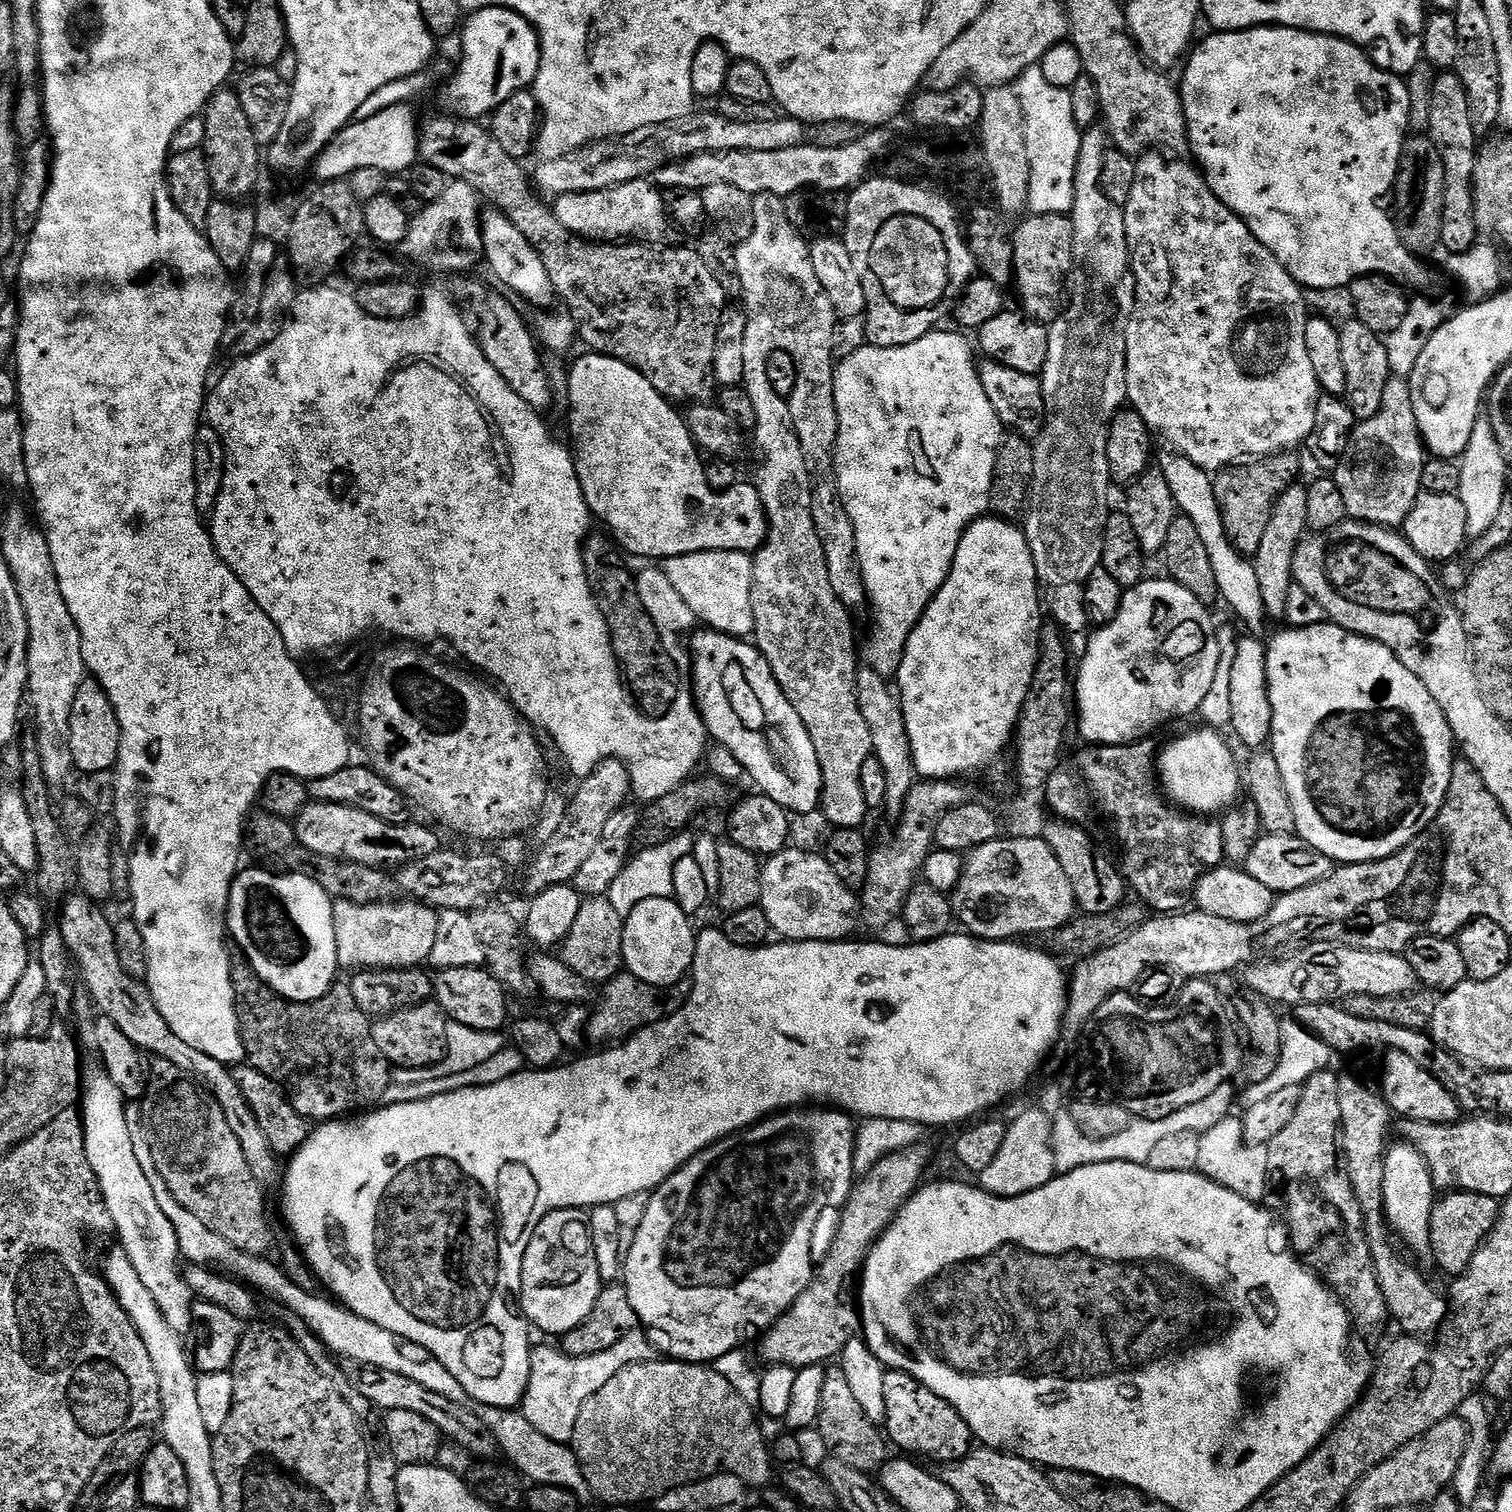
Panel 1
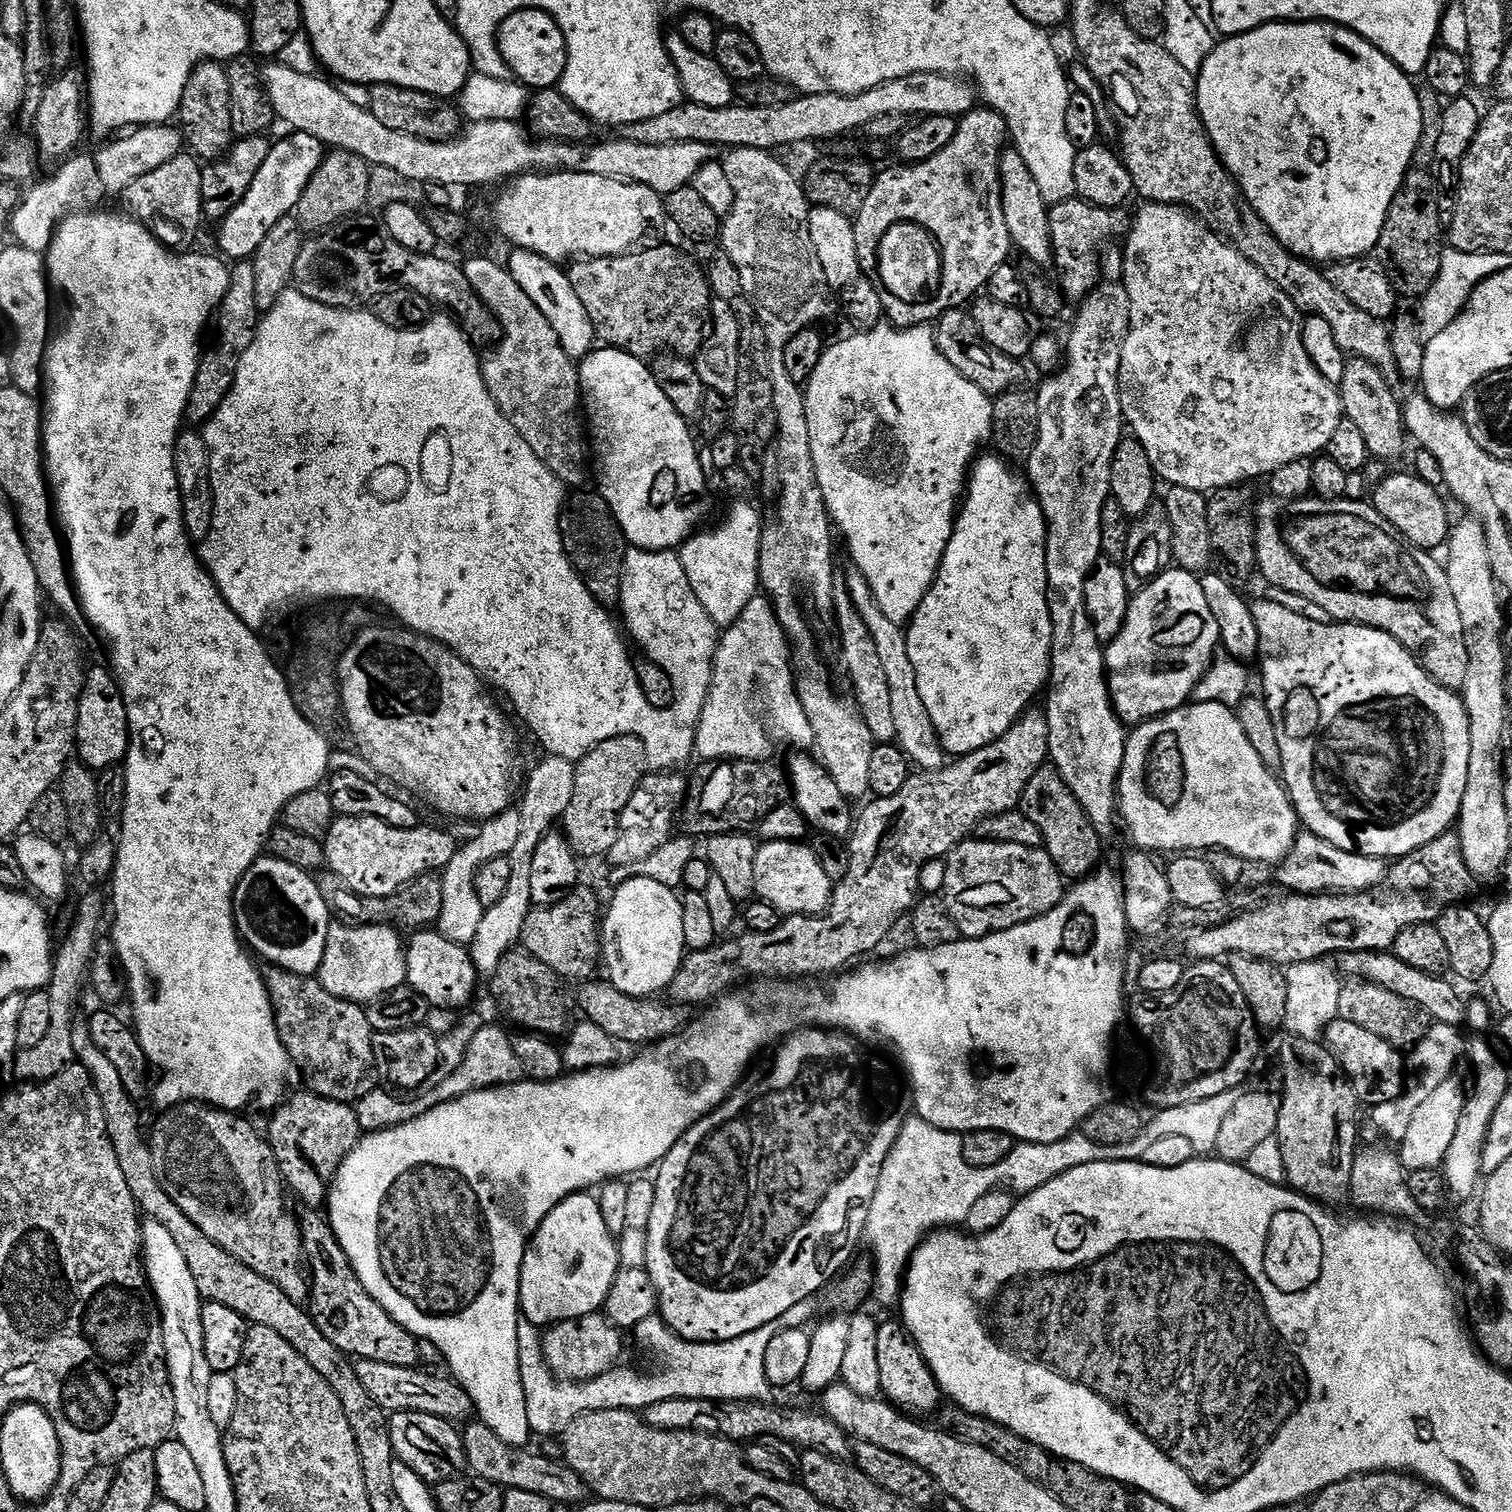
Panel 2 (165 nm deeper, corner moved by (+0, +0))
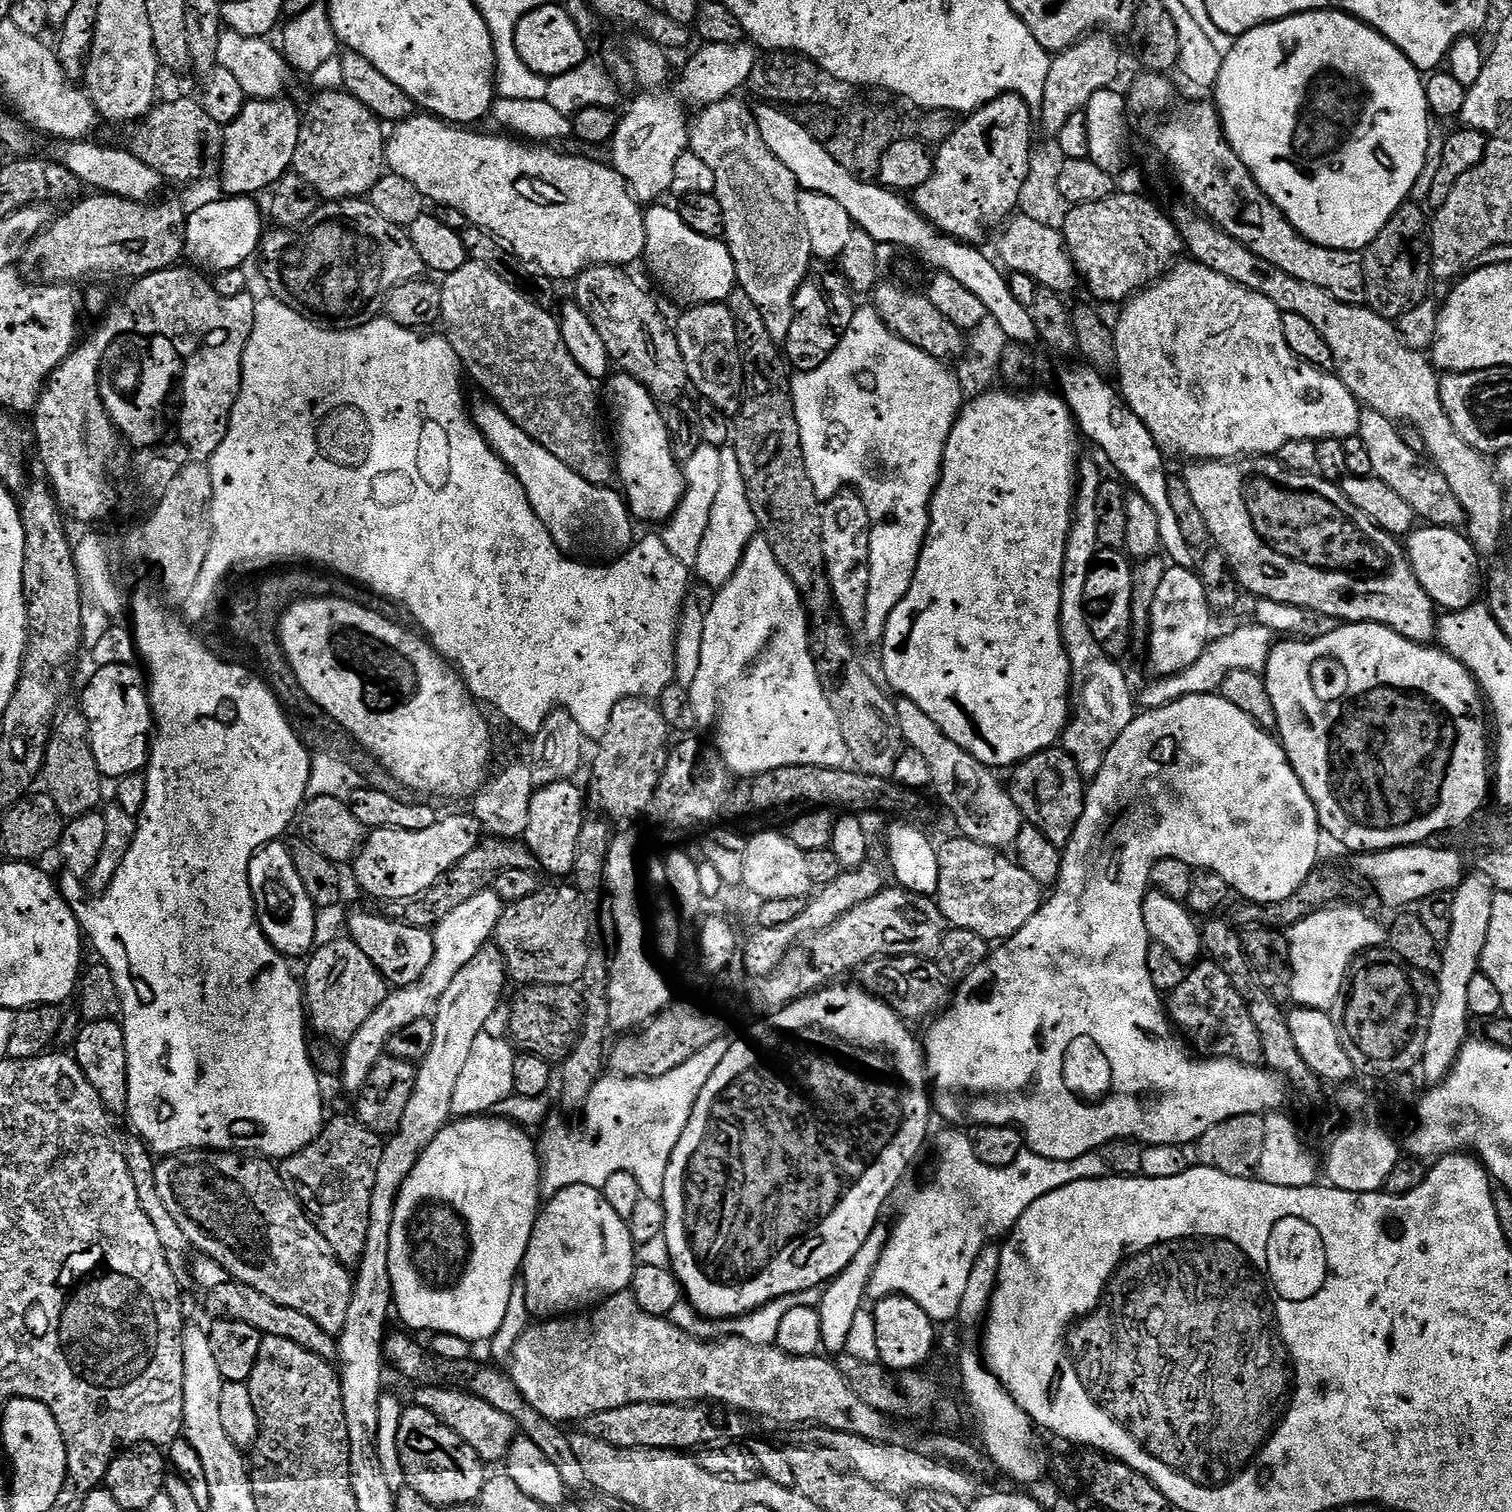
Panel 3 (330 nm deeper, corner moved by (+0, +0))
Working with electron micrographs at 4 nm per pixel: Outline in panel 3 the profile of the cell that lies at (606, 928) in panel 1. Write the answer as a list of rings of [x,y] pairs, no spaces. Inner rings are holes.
[[[560,882],[557,888],[541,886],[530,898],[507,905],[494,933],[494,946],[502,954],[509,977],[517,980],[517,985],[549,984],[550,986],[579,985],[586,967],[588,950],[586,944],[586,923],[582,911],[582,898],[571,883]]]

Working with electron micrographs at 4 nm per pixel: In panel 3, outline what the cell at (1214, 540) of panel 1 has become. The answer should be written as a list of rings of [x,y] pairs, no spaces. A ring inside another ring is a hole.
[[[1344,622],[1333,627],[1326,638],[1284,638],[1273,643],[1268,665],[1262,675],[1266,690],[1270,690],[1270,702],[1274,702],[1278,739],[1284,746],[1294,774],[1298,774],[1310,802],[1314,802],[1321,829],[1327,835],[1329,832],[1342,847],[1349,848],[1352,854],[1384,852],[1388,848],[1404,848],[1408,844],[1431,841],[1431,836],[1466,823],[1483,804],[1486,788],[1488,786],[1489,789],[1490,786],[1490,720],[1486,715],[1486,700],[1467,666],[1458,662],[1443,648],[1416,644],[1381,624]]]

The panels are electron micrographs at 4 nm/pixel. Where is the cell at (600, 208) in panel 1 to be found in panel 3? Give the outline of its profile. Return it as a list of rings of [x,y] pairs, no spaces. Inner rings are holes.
[[[413,114],[409,120],[401,120],[391,129],[386,140],[386,164],[390,172],[400,175],[414,184],[433,205],[454,206],[454,210],[462,210],[468,216],[469,225],[484,228],[494,234],[507,247],[511,248],[521,260],[528,261],[539,271],[551,276],[553,281],[575,281],[576,277],[589,266],[597,264],[611,264],[613,266],[629,266],[637,259],[643,257],[646,246],[646,222],[644,221],[645,209],[639,200],[632,194],[632,189],[617,174],[616,169],[607,163],[598,164],[594,160],[586,160],[582,156],[567,156],[564,152],[555,152],[552,146],[537,146],[532,142],[521,142],[508,134],[502,136],[479,136],[476,130],[469,130],[464,126],[453,126],[431,114]]]

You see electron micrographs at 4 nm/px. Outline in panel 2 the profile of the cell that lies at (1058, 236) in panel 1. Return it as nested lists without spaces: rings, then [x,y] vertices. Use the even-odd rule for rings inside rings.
[[[1079,198],[1064,200],[1051,205],[1050,234],[1054,253],[1054,268],[1060,271],[1058,284],[1064,298],[1073,304],[1079,304],[1094,291],[1101,279],[1100,258],[1102,249],[1109,243],[1111,236],[1123,237],[1130,227],[1127,211],[1111,208],[1093,208]]]

